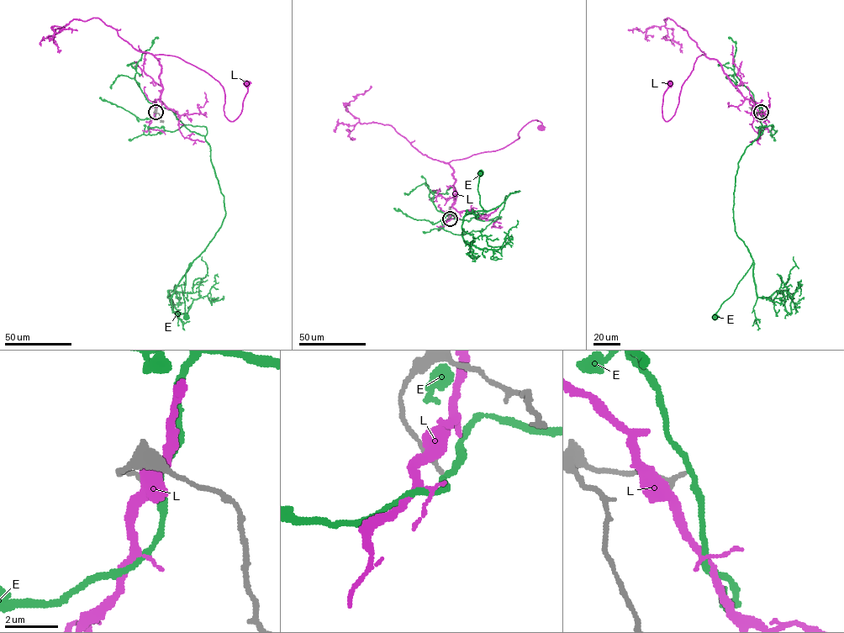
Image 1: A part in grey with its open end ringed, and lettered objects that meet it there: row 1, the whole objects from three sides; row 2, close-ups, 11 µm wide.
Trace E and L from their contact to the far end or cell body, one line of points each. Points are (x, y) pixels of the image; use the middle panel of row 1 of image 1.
E: (450, 218), (489, 220), (498, 216), (506, 196), (519, 191), (486, 211), (477, 191), (481, 172)
L: (449, 217), (456, 195), (449, 162), (505, 147), (532, 120), (539, 120), (540, 127)

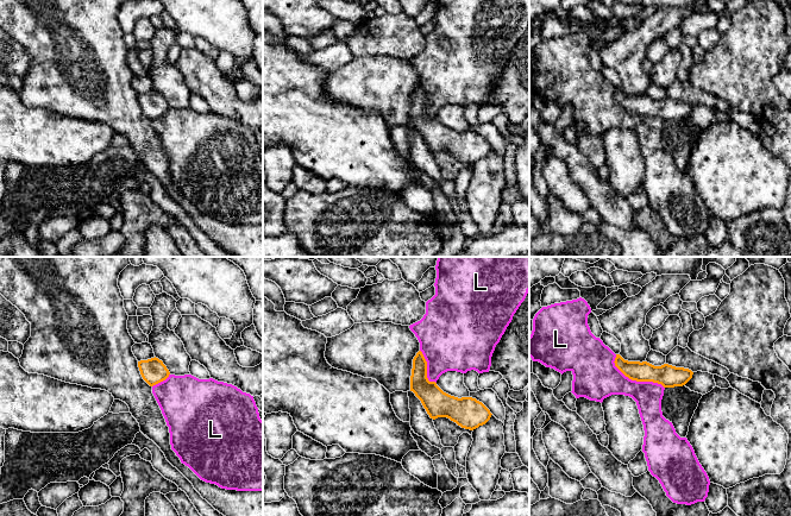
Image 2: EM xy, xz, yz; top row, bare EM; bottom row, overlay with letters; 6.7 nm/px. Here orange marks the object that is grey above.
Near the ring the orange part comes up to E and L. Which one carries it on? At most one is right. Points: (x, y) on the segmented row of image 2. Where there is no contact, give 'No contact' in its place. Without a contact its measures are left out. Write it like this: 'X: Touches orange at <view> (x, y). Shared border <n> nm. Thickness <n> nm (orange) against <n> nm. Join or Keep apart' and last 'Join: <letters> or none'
E: No contact. Keep apart
L: Touches orange at yz (634, 379). Shared border 400 nm. Thickness 150 nm (orange) against 280 nm. Keep apart
Join: none

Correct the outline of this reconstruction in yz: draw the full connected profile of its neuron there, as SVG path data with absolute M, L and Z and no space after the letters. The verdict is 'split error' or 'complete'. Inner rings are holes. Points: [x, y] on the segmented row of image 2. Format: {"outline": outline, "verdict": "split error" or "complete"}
{"outline": "M616 354L615 366L629 379L636 382L653 382L664 388L674 388L685 385L693 372L689 369L676 367L668 364L654 366L647 361L628 361L620 354Z", "verdict": "complete"}

